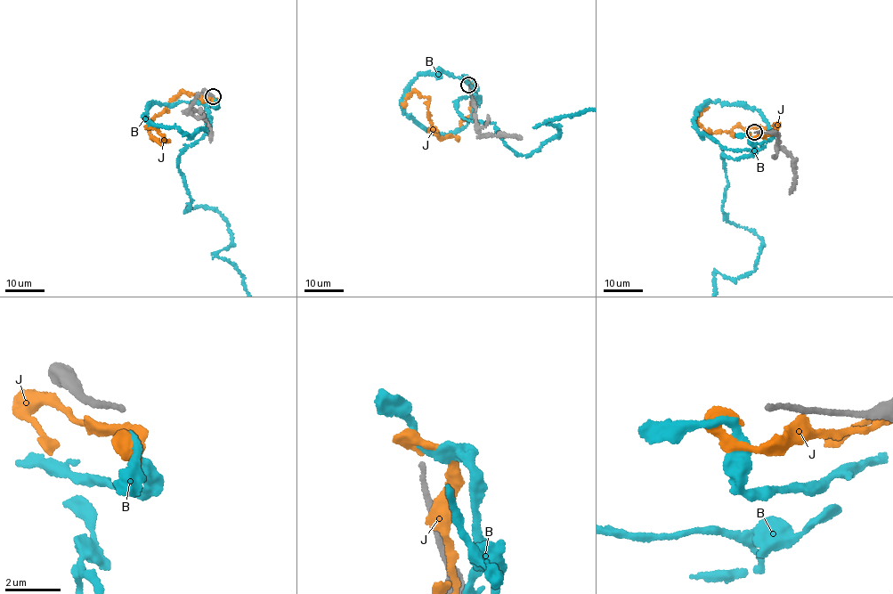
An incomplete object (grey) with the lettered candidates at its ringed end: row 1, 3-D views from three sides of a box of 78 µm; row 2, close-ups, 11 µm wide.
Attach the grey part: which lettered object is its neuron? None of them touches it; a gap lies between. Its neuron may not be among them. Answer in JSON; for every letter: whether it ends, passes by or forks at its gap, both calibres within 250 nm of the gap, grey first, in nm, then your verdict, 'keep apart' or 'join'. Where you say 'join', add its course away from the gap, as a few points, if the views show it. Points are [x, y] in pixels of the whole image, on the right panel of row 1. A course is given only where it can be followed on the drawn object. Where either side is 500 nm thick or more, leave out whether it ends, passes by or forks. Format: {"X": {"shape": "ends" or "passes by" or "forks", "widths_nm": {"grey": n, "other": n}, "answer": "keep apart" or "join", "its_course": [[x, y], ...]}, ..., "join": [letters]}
{"B": {"shape": "passes by", "widths_nm": {"grey": 160, "other": 240}, "answer": "keep apart"}, "J": {"shape": "ends", "widths_nm": {"grey": 160, "other": 340}, "answer": "keep apart"}, "join": []}

